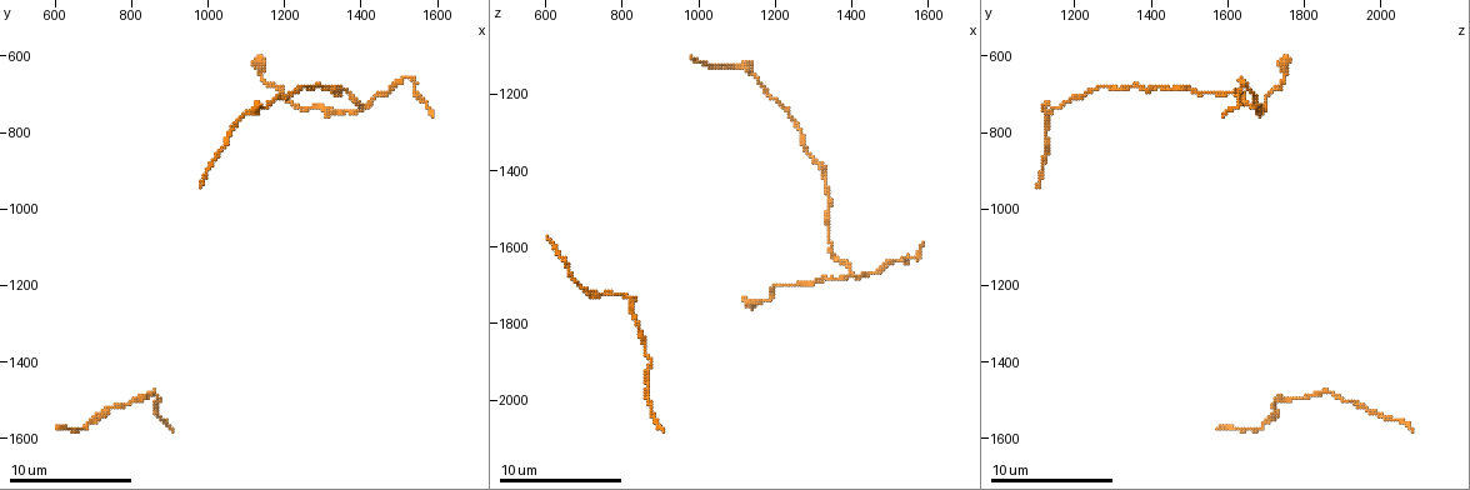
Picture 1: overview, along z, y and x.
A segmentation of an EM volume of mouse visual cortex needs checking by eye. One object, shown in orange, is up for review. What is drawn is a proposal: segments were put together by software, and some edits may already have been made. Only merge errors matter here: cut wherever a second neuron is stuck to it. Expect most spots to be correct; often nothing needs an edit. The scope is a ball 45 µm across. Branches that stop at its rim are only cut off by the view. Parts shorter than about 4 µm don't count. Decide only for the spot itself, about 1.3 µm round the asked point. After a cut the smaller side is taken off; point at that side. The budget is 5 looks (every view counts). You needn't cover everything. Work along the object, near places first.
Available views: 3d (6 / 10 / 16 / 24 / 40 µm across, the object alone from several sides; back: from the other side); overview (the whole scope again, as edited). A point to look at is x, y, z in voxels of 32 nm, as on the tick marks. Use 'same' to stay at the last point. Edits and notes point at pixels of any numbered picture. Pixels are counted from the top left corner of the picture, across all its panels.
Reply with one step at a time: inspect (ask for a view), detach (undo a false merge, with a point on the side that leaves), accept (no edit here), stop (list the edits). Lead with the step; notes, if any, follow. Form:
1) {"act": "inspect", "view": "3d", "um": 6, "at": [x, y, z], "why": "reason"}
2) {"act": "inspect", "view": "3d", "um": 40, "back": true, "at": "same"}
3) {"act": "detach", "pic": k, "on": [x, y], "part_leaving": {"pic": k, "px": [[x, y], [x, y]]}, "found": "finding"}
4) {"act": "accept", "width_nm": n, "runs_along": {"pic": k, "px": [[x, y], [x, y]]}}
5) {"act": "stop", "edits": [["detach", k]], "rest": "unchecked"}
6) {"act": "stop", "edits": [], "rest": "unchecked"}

{"act": "inspect", "view": "3d", "um": 6, "at": [1400, 730, 1675], "why": "arms part here"}

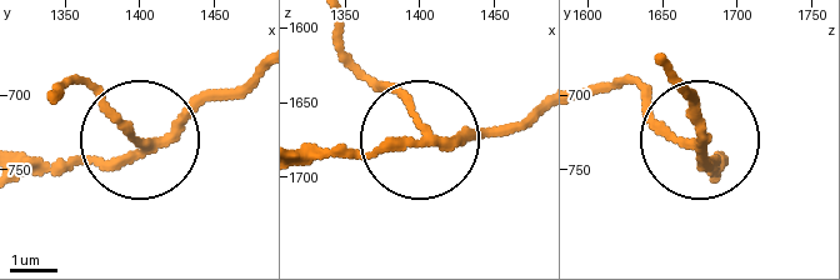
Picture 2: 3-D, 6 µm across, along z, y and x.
{"act": "inspect", "view": "3d", "um": 6, "back": true, "at": [1406, 732, 1670]}

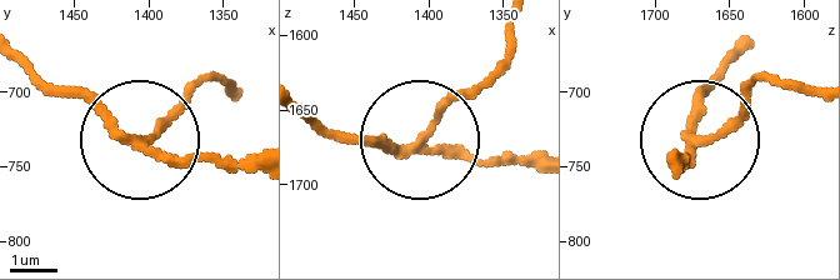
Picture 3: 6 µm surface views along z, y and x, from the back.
{"act": "detach", "pic": 3, "on": [188, 100], "side_arm_um": 10, "part_leaving": {"pic": 3, "px": [[426, 133], [494, 65], [506, 29]]}, "found": "a second neuron is stuck on"}

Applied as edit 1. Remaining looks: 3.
{"act": "inspect", "view": "3d", "um": 10, "at": [1150, 670, 1740], "why": "thick turns thin"}

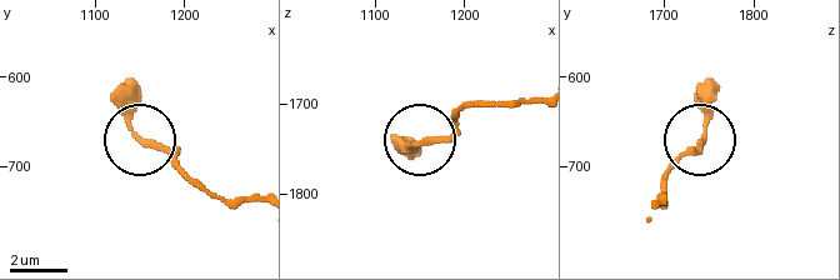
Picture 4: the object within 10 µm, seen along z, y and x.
{"act": "accept", "found": "all the same neuron"}

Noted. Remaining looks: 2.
{"act": "inspect", "view": "3d", "um": 10, "at": [810, 1495, 1735], "why": "thick turns thin"}

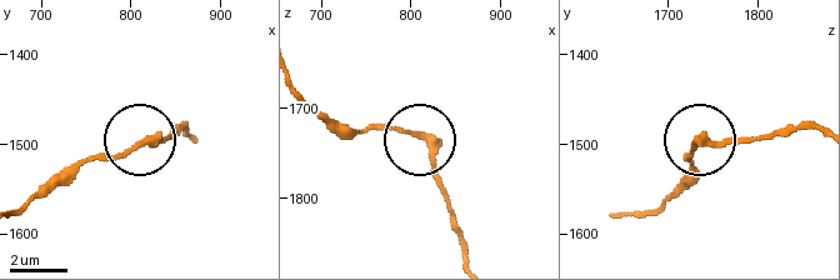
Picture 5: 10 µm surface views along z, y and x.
{"act": "accept", "found": "all the same neuron"}

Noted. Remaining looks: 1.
{"act": "stop", "edits": [["detach", 3]], "rest": "unchecked"}

